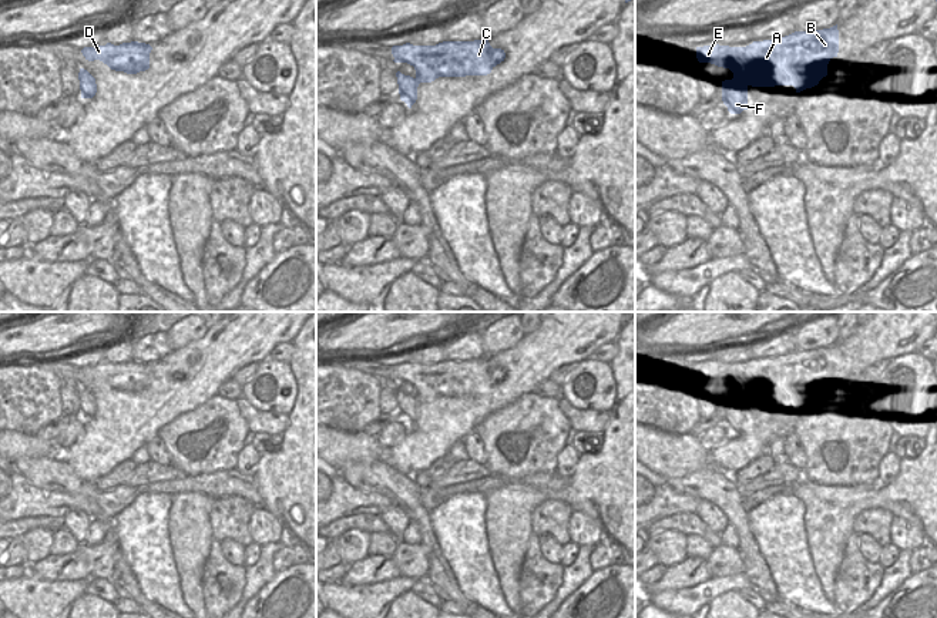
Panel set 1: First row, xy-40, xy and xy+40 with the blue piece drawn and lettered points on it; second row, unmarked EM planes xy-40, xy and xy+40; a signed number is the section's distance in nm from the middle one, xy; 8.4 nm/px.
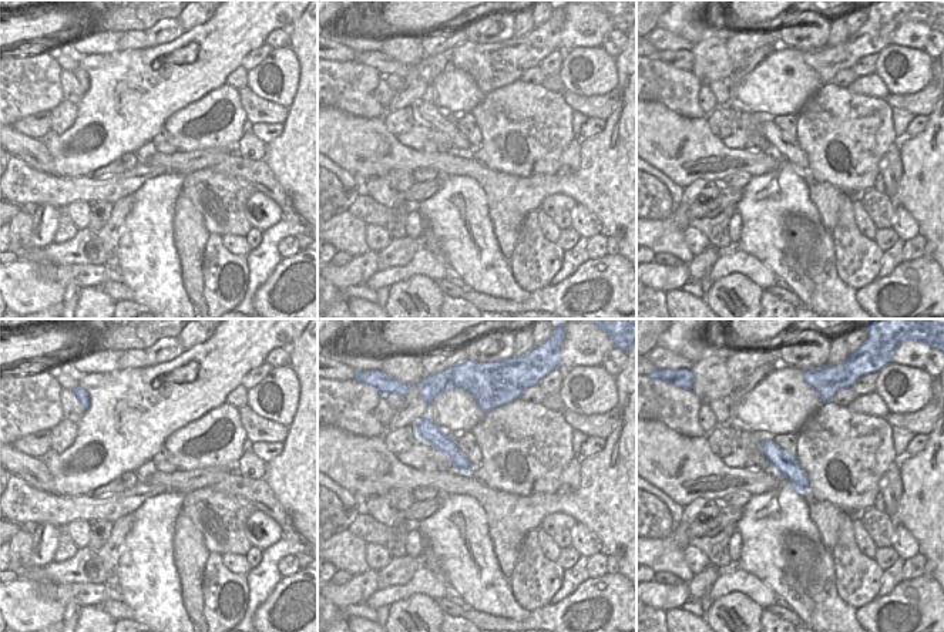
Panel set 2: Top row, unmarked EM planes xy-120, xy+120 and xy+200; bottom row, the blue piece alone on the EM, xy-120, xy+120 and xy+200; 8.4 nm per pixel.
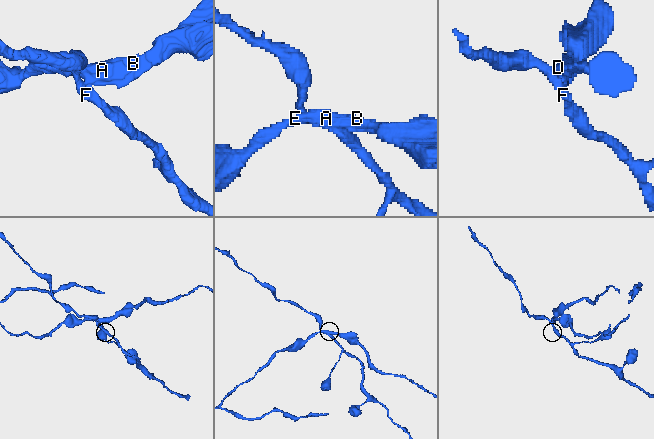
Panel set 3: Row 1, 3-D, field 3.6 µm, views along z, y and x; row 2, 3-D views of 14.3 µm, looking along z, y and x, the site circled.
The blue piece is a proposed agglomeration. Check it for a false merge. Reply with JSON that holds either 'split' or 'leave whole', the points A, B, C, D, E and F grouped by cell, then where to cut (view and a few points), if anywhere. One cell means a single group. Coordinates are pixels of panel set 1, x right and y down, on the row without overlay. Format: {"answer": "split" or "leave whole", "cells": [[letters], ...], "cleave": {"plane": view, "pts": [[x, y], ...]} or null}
{"answer": "split", "cells": [["A", "B", "C", "D", "E"], ["F"]], "cleave": {"plane": "xy+40", "pts": [[734, 395], [746, 405]]}}

